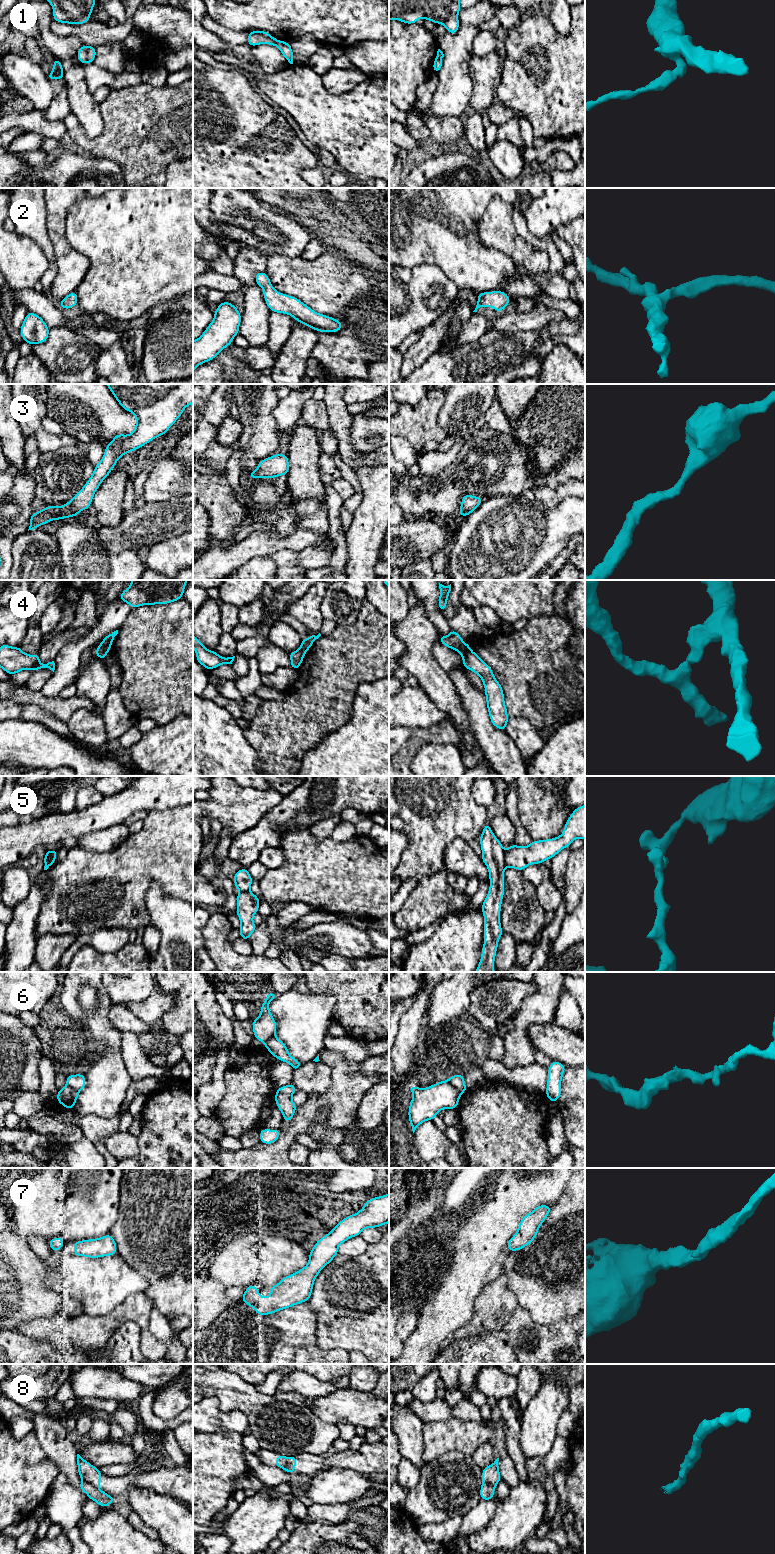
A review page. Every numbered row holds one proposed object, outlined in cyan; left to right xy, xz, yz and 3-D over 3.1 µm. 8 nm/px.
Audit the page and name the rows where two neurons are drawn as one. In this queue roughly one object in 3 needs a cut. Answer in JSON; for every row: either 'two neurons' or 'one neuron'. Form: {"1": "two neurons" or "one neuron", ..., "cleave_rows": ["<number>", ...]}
{"1": "two neurons", "2": "one neuron", "3": "one neuron", "4": "two neurons", "5": "two neurons", "6": "two neurons", "7": "one neuron", "8": "two neurons", "cleave_rows": ["1", "4", "5", "6", "8"]}

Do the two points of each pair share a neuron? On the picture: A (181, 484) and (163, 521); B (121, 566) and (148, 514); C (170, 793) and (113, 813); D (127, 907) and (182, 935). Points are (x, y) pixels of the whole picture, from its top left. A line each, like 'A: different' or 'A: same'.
A: different
B: different
C: same
D: different

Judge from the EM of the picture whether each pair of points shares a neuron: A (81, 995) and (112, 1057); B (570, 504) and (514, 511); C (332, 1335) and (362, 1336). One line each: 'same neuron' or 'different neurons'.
A: same neuron
B: same neuron
C: same neuron

